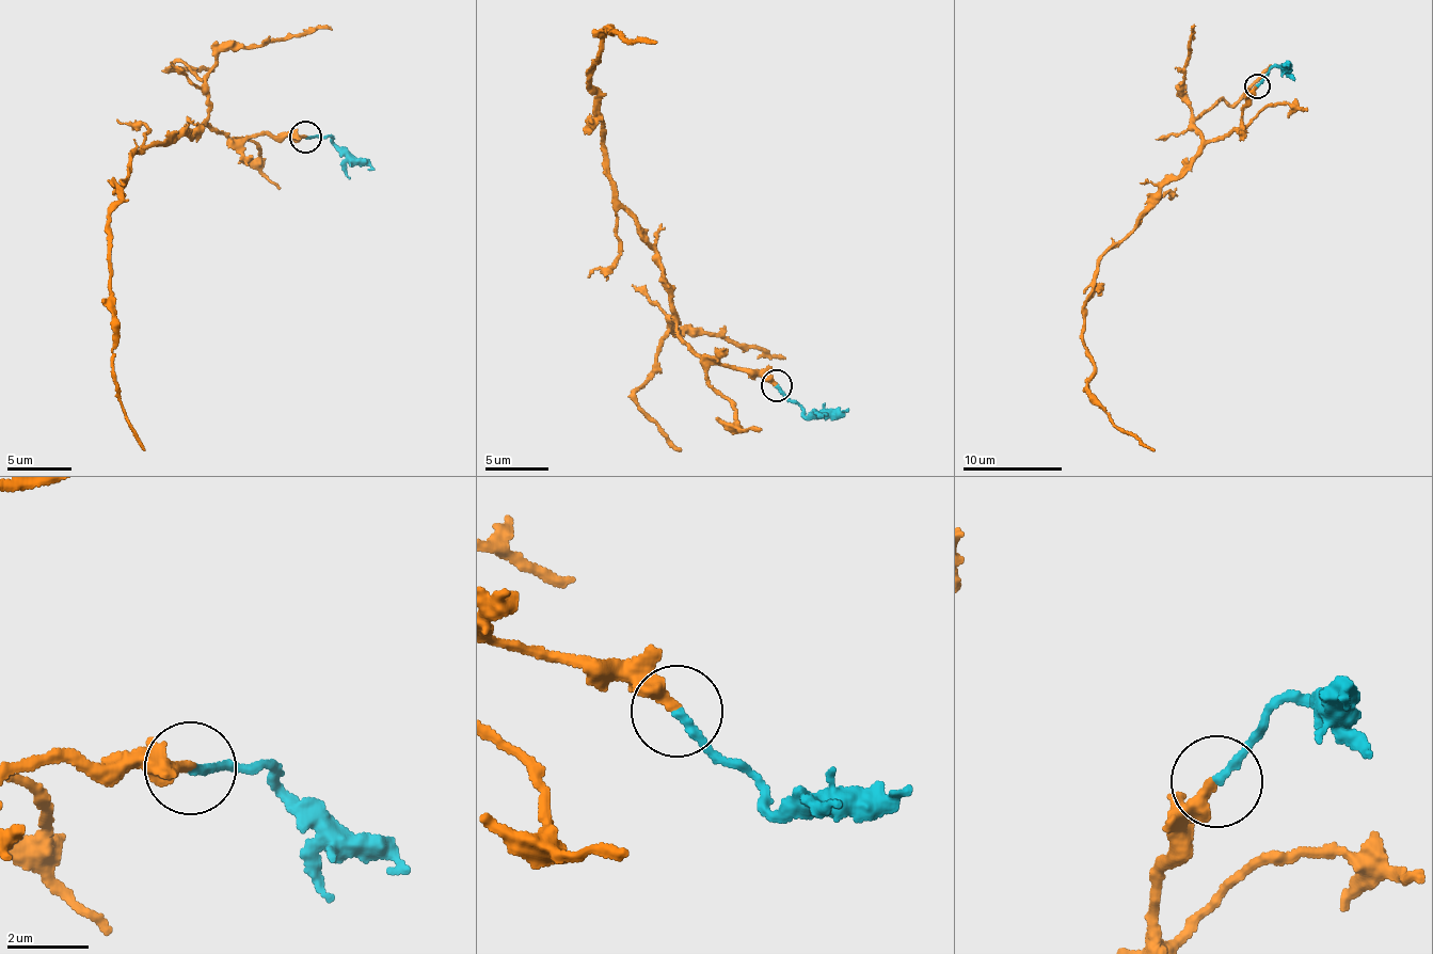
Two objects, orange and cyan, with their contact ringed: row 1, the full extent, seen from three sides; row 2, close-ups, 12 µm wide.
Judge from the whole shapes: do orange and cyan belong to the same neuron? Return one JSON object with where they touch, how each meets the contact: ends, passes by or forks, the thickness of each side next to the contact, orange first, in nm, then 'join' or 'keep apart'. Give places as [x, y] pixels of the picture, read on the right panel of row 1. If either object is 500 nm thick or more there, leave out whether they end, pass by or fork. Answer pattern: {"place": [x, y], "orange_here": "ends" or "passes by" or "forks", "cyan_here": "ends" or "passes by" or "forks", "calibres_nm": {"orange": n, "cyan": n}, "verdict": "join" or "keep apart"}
{"place": [1257, 85], "orange_here": "ends", "cyan_here": "ends", "calibres_nm": {"orange": 320, "cyan": 220}, "verdict": "join"}

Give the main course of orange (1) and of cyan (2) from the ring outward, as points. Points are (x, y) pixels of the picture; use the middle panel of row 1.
1: (777, 385), (703, 360), (682, 339), (658, 263), (615, 195), (590, 83), (594, 61), (605, 28), (657, 41)
2: (777, 385), (795, 400), (803, 415), (820, 417), (847, 407)

